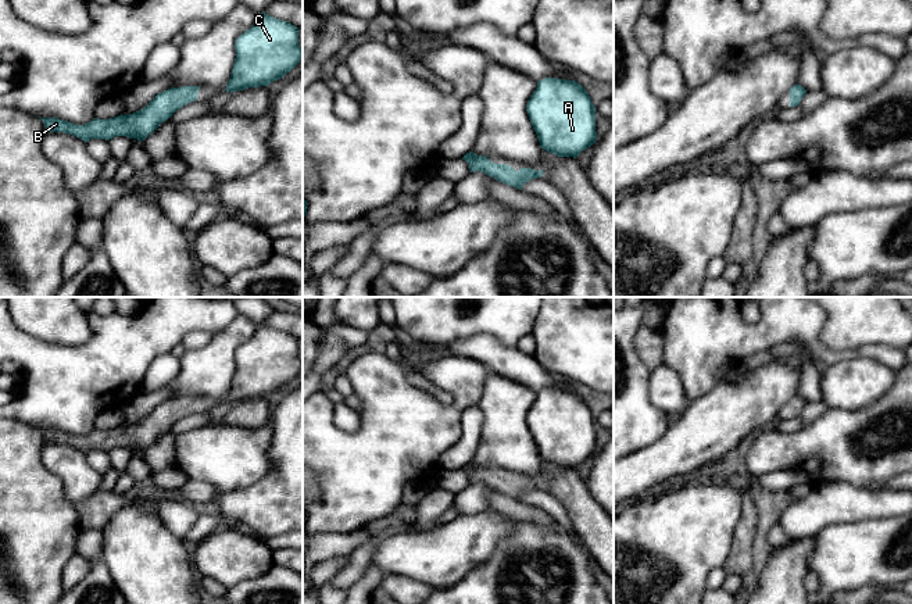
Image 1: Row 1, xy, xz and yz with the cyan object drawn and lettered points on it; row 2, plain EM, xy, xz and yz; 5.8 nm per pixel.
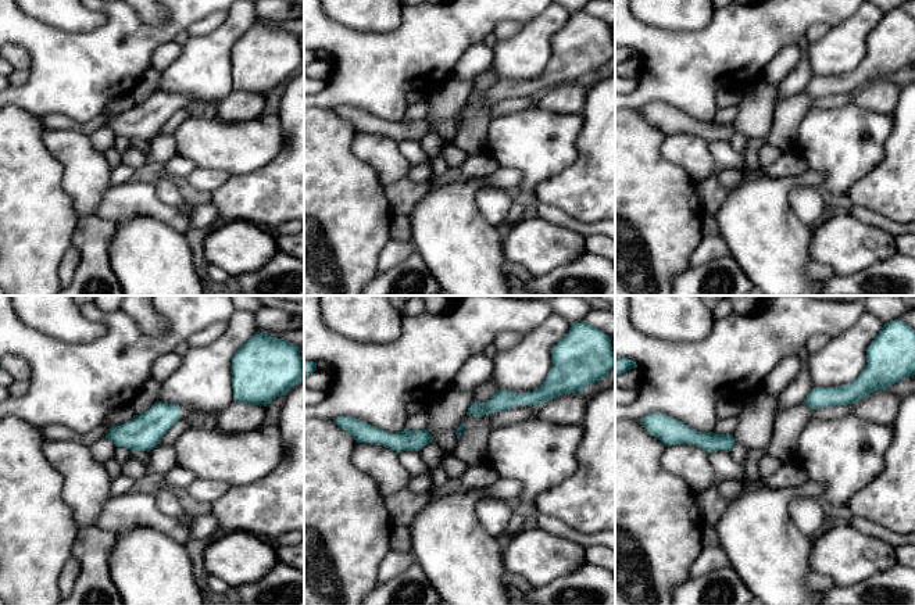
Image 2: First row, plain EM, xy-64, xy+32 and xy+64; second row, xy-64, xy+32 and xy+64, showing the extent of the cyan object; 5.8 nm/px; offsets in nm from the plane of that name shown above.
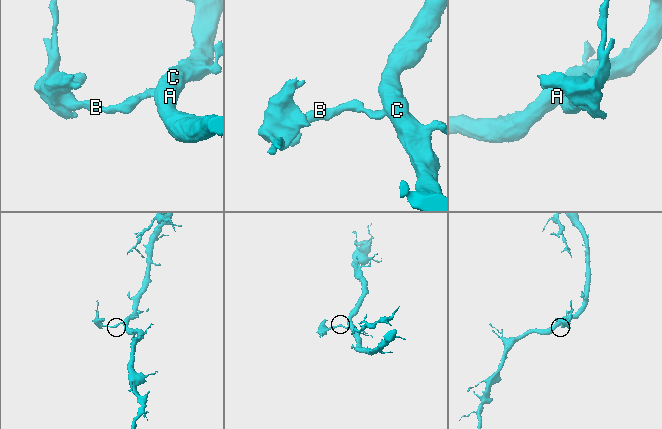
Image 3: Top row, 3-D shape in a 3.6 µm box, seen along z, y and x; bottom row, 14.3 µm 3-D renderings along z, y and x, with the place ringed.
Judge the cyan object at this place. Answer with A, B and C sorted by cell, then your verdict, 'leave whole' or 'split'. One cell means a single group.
A B C | leave whole

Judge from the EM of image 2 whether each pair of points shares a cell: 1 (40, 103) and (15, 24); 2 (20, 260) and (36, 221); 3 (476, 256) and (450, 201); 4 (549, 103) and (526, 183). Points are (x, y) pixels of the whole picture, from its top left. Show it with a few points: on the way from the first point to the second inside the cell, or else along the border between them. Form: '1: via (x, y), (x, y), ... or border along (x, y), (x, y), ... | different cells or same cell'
1: via (40, 83), (40, 49), (35, 43) | same cell
2: via (20, 250), (20, 237), (27, 231) | same cell
3: via (463, 242), (450, 229), (450, 215) | same cell
4: border along (538, 104), (557, 113), (579, 114) | different cells

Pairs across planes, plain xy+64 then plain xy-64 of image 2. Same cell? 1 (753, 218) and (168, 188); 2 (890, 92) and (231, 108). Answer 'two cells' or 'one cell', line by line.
1: two cells
2: one cell

